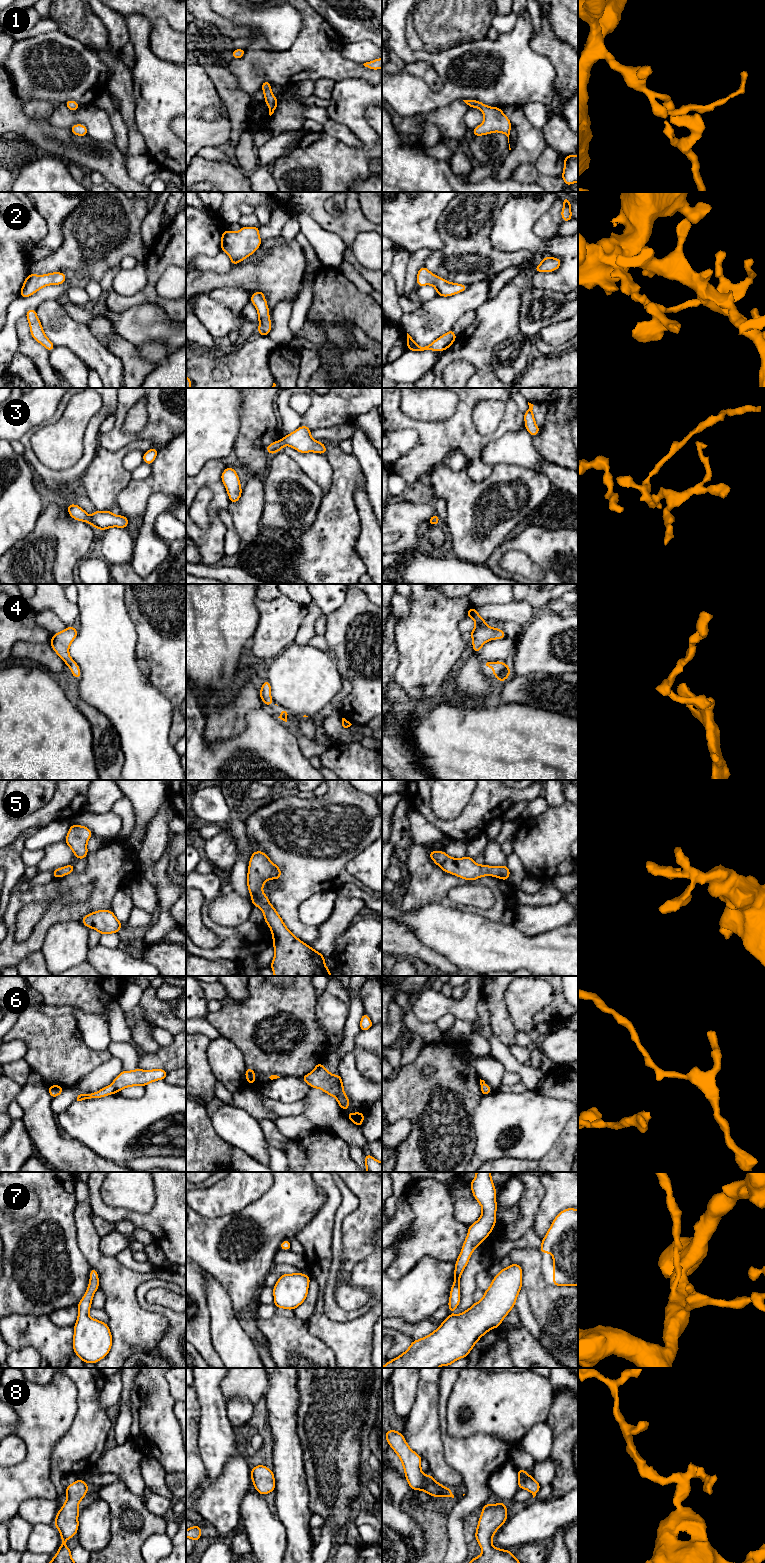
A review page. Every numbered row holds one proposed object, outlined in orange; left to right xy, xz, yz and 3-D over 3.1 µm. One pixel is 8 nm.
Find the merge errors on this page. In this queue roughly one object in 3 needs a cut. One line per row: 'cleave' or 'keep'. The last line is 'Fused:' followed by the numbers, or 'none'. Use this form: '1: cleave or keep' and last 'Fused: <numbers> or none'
1: keep
2: keep
3: keep
4: keep
5: keep
6: keep
7: keep
8: keep
Fused: none

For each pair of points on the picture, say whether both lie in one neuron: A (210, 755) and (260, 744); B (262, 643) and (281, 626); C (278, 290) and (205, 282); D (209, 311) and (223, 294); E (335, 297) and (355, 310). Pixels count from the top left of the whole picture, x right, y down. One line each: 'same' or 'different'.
A: same
B: same
C: same
D: different
E: same

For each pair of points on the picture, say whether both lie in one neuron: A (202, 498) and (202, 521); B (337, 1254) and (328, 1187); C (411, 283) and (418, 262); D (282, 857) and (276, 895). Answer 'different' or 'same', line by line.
A: same
B: different
C: same
D: same

